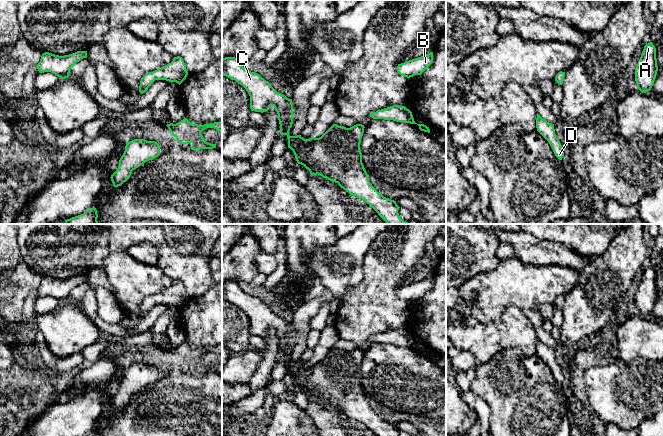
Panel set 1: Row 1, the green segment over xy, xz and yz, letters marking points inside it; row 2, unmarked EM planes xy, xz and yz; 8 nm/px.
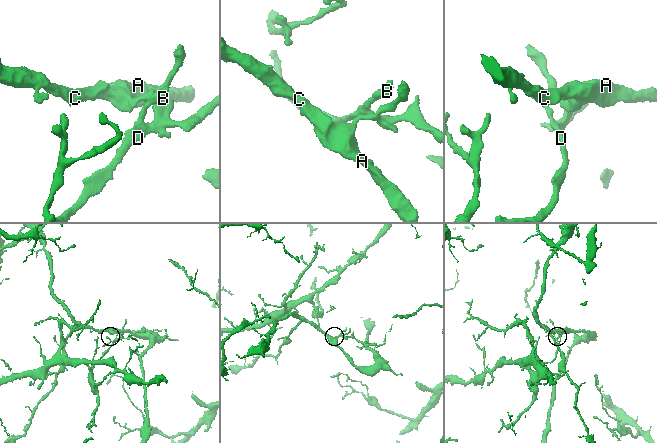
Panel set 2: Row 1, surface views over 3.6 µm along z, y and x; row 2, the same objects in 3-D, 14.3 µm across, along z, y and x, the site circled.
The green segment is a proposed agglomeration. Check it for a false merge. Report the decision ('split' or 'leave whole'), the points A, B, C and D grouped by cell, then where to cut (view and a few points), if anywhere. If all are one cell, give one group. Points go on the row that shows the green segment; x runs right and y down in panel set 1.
split; A C / B D; cut in xy along (151, 72), (155, 79)

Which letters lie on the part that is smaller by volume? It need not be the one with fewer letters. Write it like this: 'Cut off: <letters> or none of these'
Cut off: A, C

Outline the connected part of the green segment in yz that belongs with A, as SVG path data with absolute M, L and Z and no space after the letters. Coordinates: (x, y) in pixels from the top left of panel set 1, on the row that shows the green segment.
M652 42L646 44L635 68L635 81L641 92L651 90L658 71L656 48Z

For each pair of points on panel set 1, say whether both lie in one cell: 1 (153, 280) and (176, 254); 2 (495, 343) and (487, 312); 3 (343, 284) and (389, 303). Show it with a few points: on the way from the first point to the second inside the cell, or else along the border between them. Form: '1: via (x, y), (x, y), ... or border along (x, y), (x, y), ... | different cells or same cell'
1: border along (156, 265), (174, 280) | different cells
2: border along (507, 306), (497, 319), (478, 323) | different cells
3: border along (363, 266), (362, 279), (346, 295), (339, 307) | different cells

